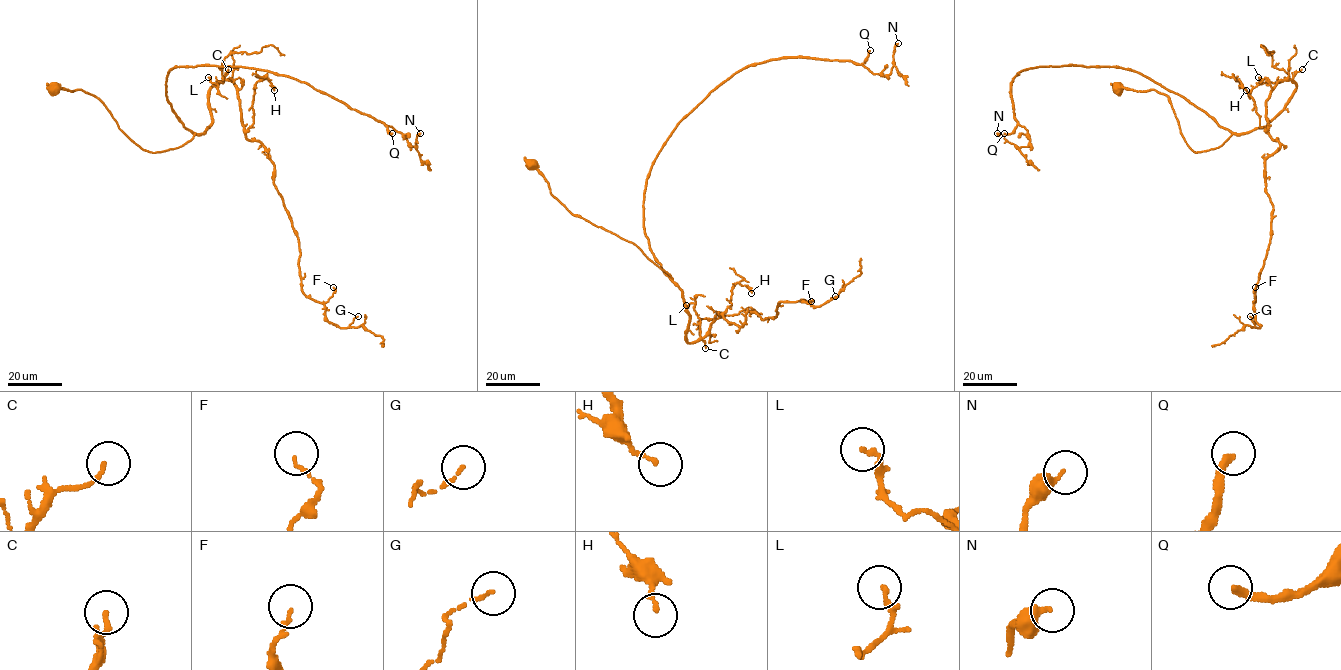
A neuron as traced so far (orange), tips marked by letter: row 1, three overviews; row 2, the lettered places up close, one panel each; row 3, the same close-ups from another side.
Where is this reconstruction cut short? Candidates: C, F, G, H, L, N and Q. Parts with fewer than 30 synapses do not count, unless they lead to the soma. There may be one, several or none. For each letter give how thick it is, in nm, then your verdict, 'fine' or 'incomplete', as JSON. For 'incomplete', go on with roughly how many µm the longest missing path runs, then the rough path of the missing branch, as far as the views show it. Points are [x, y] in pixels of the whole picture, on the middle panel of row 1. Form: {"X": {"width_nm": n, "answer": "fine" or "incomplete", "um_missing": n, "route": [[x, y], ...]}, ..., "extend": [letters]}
{"C": {"width_nm": 140, "answer": "fine"}, "F": {"width_nm": 120, "answer": "fine"}, "G": {"width_nm": 110, "answer": "fine"}, "H": {"width_nm": 140, "answer": "fine"}, "L": {"width_nm": 160, "answer": "fine"}, "N": {"width_nm": 360, "answer": "fine"}, "Q": {"width_nm": 280, "answer": "incomplete", "um_missing": 40, "route": [[870, 50], [886, 47], [905, 53], [936, 44], [932, 50]]}, "extend": ["Q"]}

